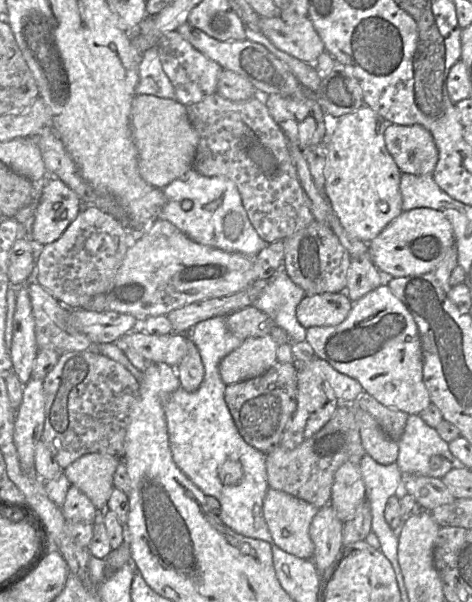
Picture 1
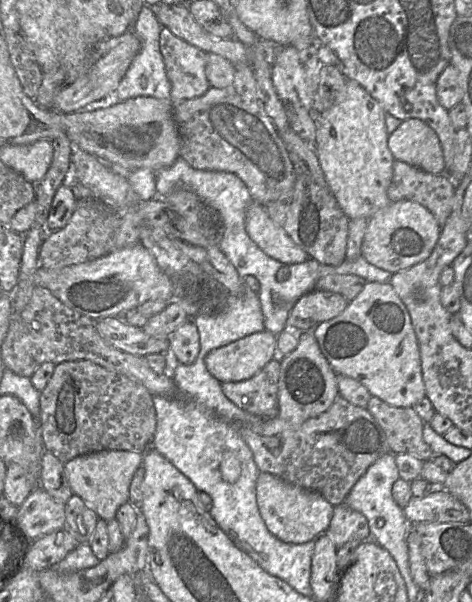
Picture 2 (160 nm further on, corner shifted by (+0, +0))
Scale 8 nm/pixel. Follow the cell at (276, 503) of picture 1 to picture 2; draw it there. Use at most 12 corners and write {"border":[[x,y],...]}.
{"border":[[266,472],[256,498],[267,529],[302,544],[328,530],[334,506]]}

